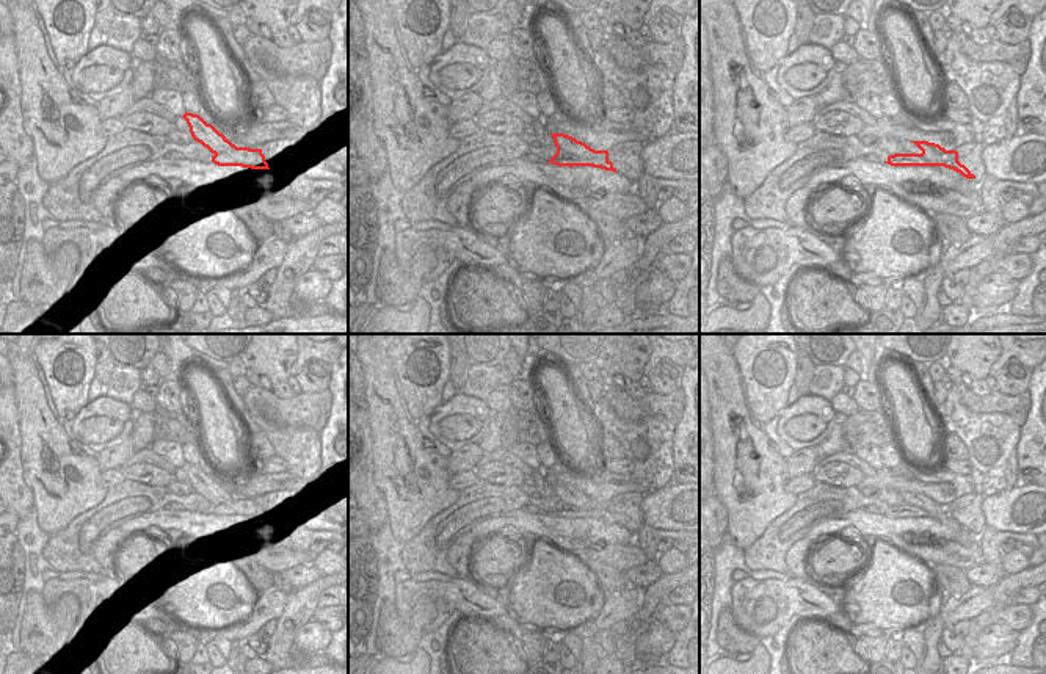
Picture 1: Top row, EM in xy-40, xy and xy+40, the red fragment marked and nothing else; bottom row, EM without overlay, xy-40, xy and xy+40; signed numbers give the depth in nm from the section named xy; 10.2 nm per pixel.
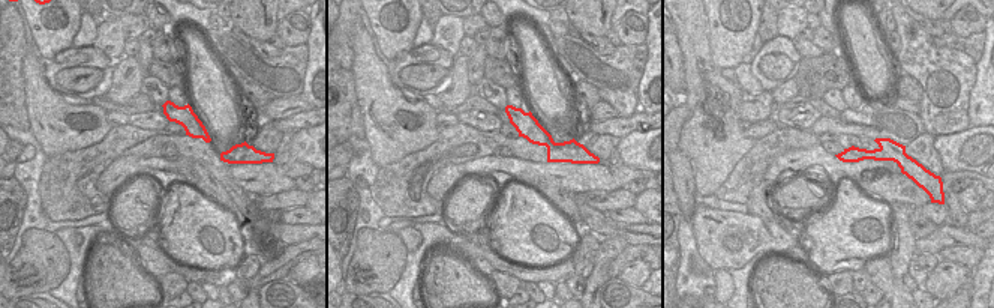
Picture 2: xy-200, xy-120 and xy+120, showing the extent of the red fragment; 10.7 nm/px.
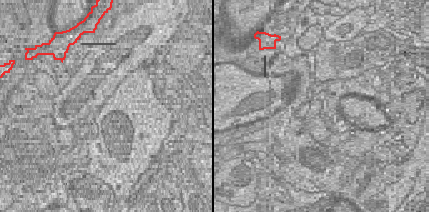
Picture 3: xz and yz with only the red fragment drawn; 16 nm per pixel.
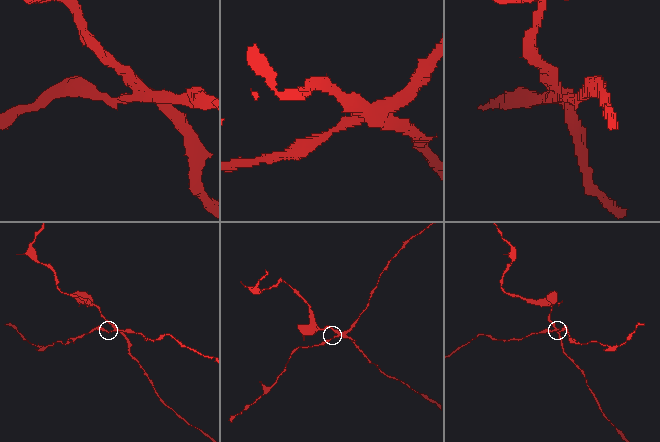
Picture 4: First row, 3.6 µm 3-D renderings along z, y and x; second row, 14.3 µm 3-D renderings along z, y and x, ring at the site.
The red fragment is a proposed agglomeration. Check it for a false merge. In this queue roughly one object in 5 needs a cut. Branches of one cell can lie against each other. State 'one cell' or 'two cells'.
two cells

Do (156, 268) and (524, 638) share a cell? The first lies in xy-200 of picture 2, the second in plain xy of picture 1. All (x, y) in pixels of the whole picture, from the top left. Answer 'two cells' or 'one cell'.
two cells

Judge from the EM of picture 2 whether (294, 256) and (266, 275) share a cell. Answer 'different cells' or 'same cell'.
same cell

